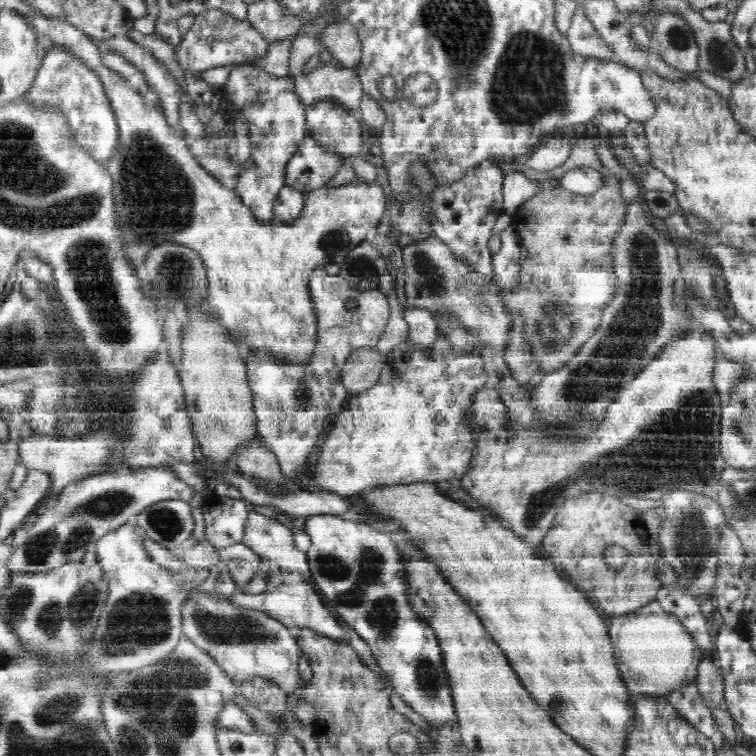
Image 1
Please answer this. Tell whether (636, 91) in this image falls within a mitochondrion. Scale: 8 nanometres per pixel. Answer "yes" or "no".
no

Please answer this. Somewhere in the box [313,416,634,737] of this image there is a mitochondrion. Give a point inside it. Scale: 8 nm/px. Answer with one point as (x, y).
(425, 676)

